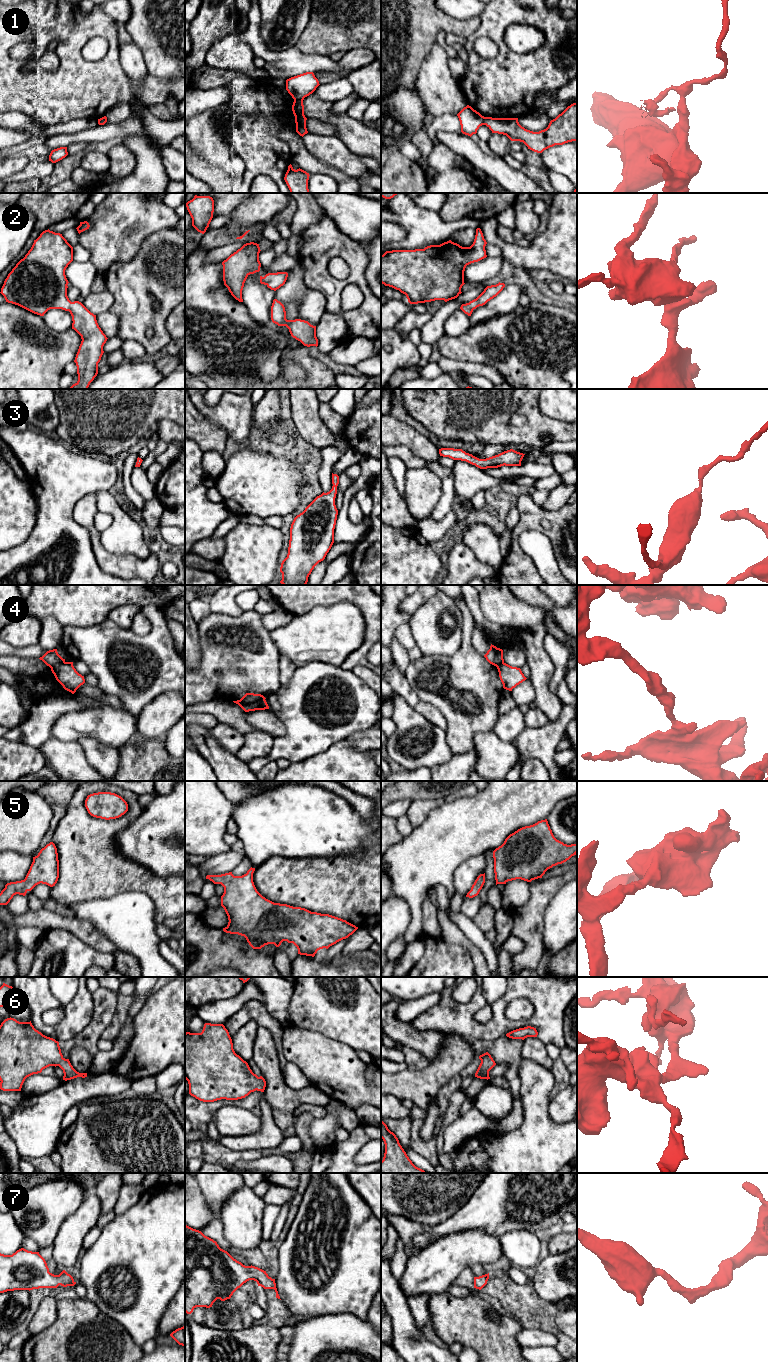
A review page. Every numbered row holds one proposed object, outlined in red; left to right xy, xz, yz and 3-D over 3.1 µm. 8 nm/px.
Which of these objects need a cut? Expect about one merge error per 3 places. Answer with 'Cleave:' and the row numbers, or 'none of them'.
Cleave: 1, 4

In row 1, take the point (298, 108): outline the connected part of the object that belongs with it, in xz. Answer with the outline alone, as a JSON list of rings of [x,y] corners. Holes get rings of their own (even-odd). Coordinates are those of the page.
[[[300,100],[294,101],[292,105],[292,111],[295,116],[296,132],[303,137],[305,134],[308,133],[306,128],[307,118],[304,115],[303,101]]]

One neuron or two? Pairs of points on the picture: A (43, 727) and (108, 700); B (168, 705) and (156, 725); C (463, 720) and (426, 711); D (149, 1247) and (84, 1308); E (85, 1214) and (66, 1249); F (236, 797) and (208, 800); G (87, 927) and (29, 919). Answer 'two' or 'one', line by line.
A: one
B: one
C: two
D: two
E: one
F: two
G: one

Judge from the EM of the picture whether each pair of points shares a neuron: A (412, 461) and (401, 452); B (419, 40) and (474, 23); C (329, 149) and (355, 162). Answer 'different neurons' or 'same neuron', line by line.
A: same neuron
B: same neuron
C: same neuron

